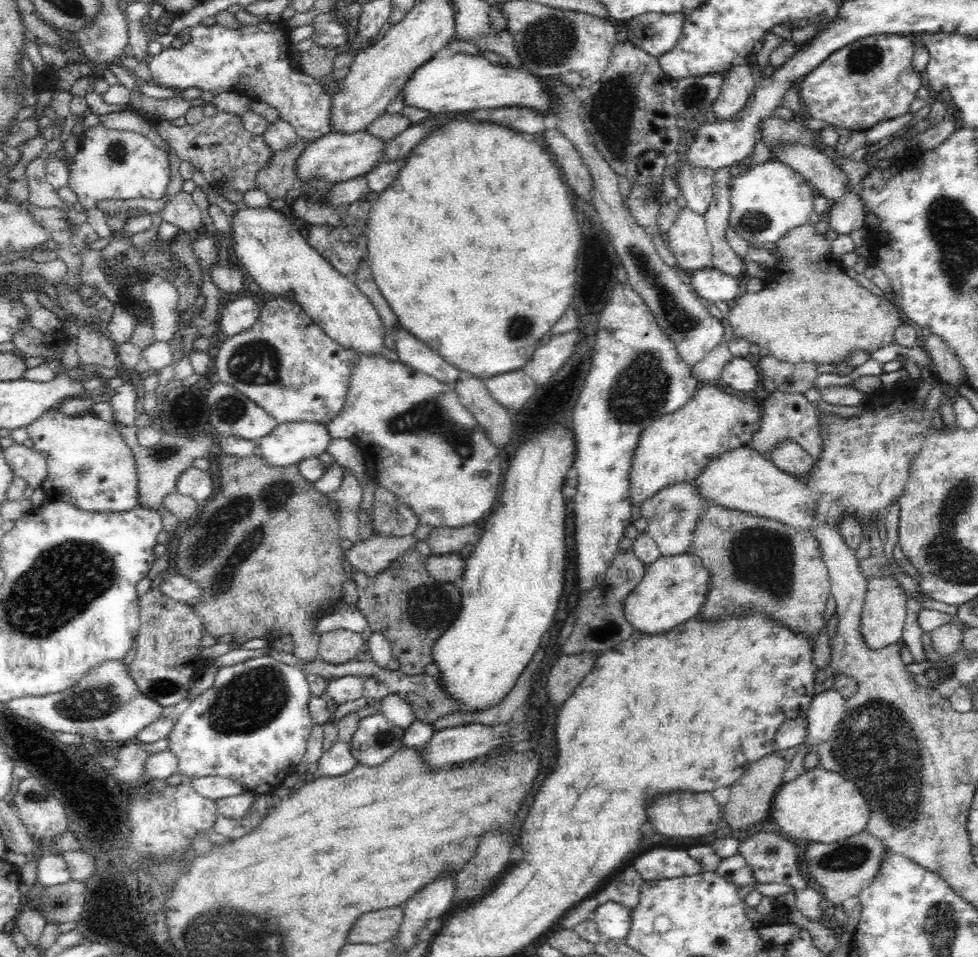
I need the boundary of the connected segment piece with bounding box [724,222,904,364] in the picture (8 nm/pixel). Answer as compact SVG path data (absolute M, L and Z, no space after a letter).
M812 222L789 230L786 236L777 240L776 248L781 256L771 270L772 279L765 282L761 291L747 292L731 302L724 326L730 326L732 334L746 338L751 344L768 348L770 355L790 364L844 363L850 354L860 350L871 354L893 344L896 327L904 322L902 312L889 296L877 296L840 272L840 262L836 256L832 256L830 242L826 242L822 234L816 234Z

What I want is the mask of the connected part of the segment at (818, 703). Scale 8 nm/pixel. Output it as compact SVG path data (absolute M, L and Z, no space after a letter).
M832 688L816 694L805 712L807 729L803 744L812 747L813 751L832 736L847 710L846 700L837 690Z

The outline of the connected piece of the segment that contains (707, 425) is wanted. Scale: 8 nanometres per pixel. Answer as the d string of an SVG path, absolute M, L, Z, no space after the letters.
M714 384L699 385L694 396L683 408L659 416L641 432L640 444L632 456L633 464L629 472L629 480L631 481L629 499L632 500L634 506L641 506L643 501L654 496L663 488L680 481L692 480L712 457L731 449L747 446L747 442L751 440L760 424L760 408L754 400L742 400L734 394L720 390Z

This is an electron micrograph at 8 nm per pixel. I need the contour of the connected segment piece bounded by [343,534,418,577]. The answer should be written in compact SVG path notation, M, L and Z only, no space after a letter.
M376 534L343 550L343 555L353 566L354 572L364 572L369 577L373 577L384 572L402 553L414 550L414 543L417 541L418 539L412 534L406 536Z

